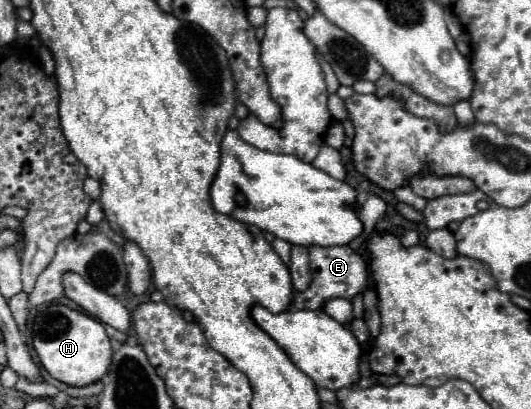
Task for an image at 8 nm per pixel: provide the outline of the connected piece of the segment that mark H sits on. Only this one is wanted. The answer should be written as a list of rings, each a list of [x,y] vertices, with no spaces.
[[[50,303],[44,311],[34,317],[32,345],[38,353],[42,367],[54,379],[76,387],[100,381],[104,373],[108,373],[108,365],[112,359],[112,347],[104,323],[88,313],[70,309],[60,303]]]

